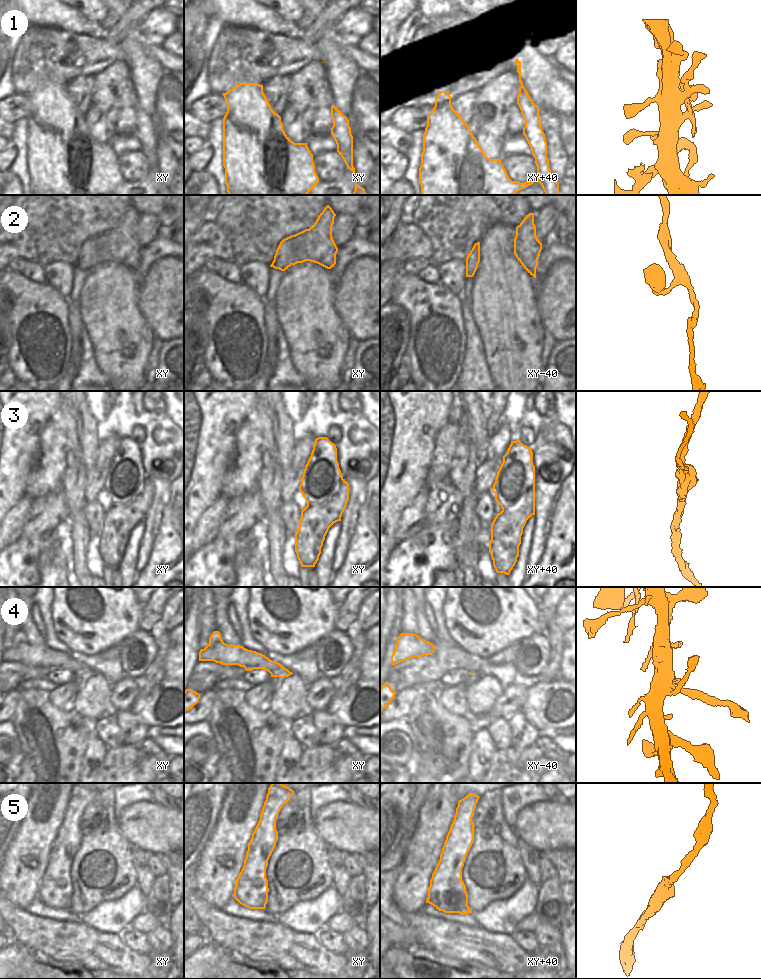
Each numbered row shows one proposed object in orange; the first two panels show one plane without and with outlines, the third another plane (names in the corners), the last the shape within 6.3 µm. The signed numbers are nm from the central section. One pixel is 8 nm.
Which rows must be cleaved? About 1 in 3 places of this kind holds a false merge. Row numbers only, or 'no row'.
3

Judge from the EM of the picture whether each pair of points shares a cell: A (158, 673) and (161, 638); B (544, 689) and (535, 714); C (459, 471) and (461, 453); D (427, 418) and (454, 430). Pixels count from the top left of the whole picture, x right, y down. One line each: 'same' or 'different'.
A: same
B: same
C: same
D: different

